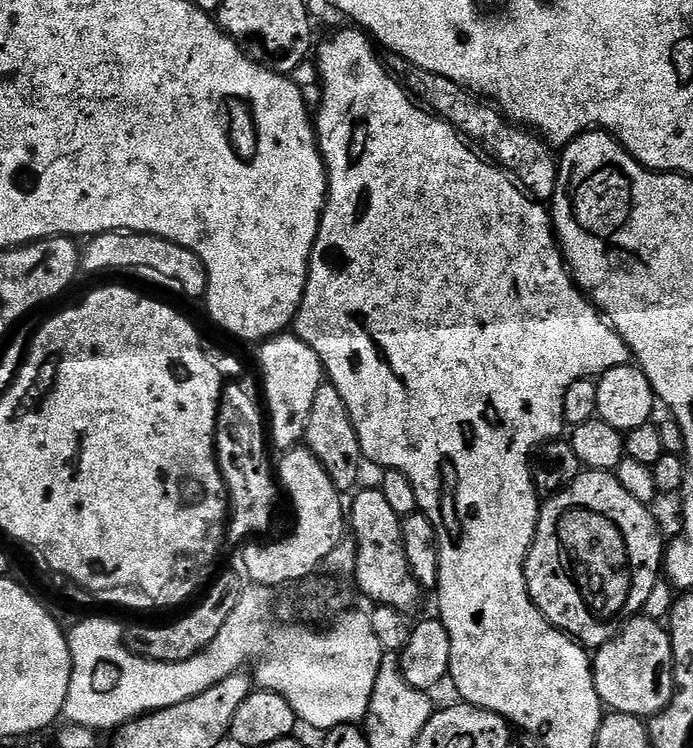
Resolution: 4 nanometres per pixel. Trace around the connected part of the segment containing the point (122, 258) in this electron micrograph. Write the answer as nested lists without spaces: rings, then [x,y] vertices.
[[[103,232],[91,237],[87,241],[88,245],[83,245],[80,254],[80,267],[88,272],[137,272],[140,276],[157,276],[160,280],[169,280],[172,284],[177,284],[190,299],[196,300],[205,295],[208,291],[208,275],[206,266],[190,250],[178,246],[169,240],[163,240],[157,236],[148,236],[145,232]]]

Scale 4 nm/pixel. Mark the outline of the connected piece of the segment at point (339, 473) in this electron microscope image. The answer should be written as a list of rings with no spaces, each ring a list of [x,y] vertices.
[[[331,382],[321,384],[314,394],[314,406],[310,406],[310,418],[306,422],[303,443],[312,451],[314,458],[322,462],[326,474],[330,474],[330,482],[334,482],[341,494],[351,493],[361,483],[360,467],[365,467],[366,464],[364,451],[360,448],[350,410],[346,410],[342,394],[338,394]]]

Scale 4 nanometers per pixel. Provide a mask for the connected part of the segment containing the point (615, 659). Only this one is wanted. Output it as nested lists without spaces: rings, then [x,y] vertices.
[[[633,618],[610,642],[595,649],[592,660],[594,686],[605,709],[651,718],[666,710],[676,694],[676,660],[672,657],[669,629],[656,620]]]

